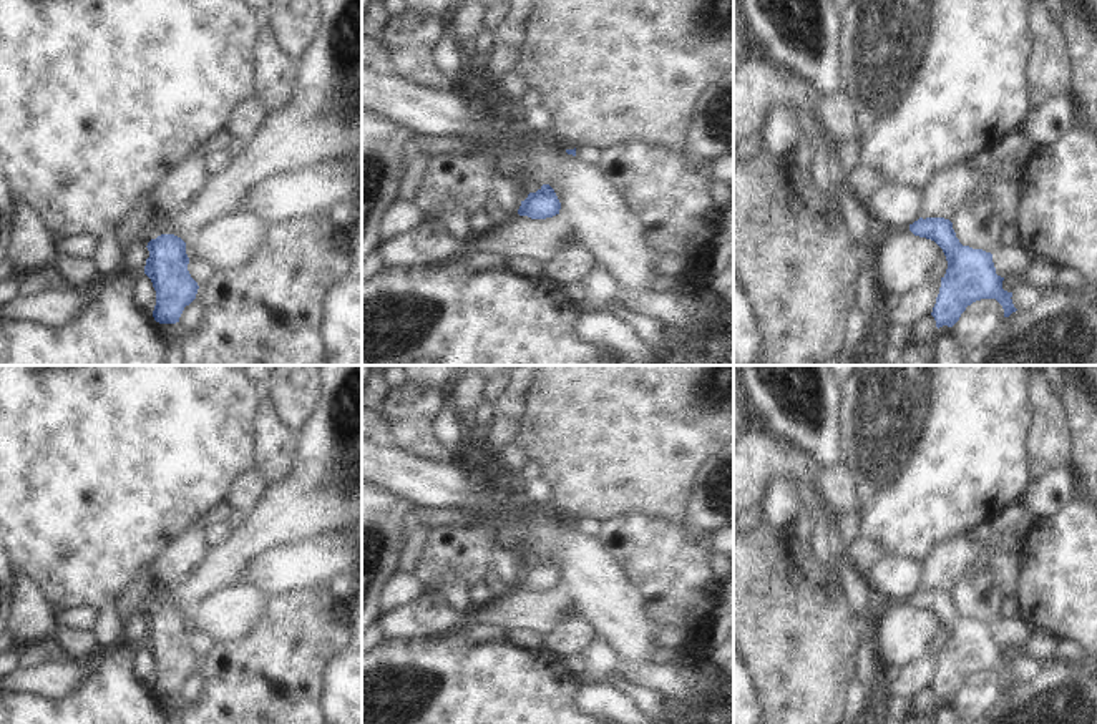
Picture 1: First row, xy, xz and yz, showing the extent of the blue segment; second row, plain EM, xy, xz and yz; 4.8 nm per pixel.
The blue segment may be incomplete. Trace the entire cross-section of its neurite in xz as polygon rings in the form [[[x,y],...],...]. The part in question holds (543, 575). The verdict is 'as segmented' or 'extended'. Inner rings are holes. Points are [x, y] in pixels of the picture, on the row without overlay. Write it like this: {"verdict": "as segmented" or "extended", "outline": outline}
{"verdict": "as segmented", "outline": [[[543,556],[536,565],[529,565],[518,581],[519,588],[546,591],[559,586],[561,575],[549,556]]]}

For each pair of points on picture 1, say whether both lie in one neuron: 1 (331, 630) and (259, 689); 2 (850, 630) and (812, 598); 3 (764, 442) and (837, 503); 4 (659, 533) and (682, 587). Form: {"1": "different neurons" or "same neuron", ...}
{"1": "same neuron", "2": "same neuron", "3": "same neuron", "4": "same neuron"}

